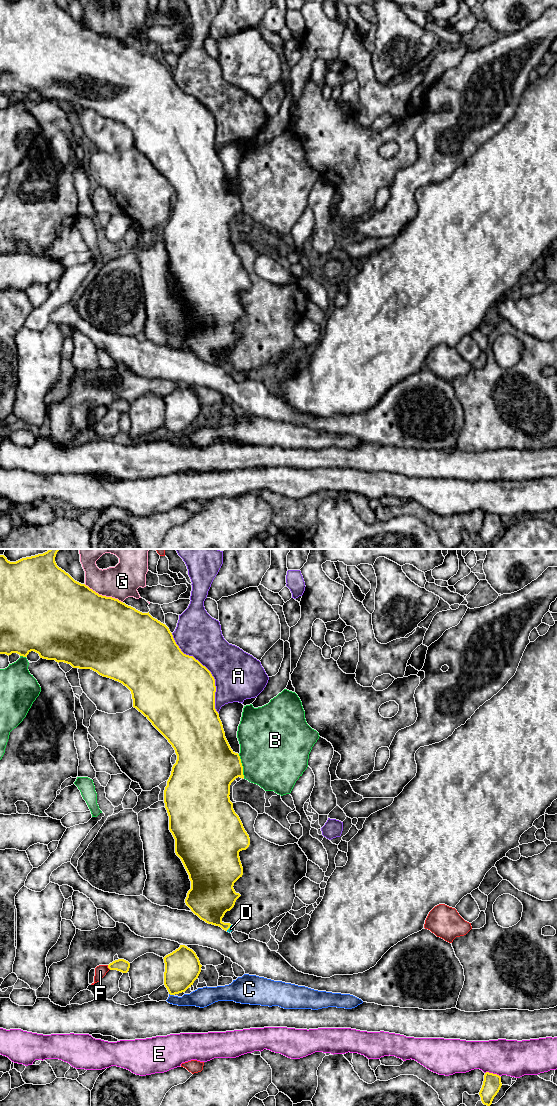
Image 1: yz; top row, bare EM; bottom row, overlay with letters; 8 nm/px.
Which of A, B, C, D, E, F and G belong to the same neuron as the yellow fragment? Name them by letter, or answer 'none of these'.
D

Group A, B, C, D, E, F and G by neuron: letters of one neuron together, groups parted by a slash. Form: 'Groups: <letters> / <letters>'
Groups: A / B / C / D / E / F / G

